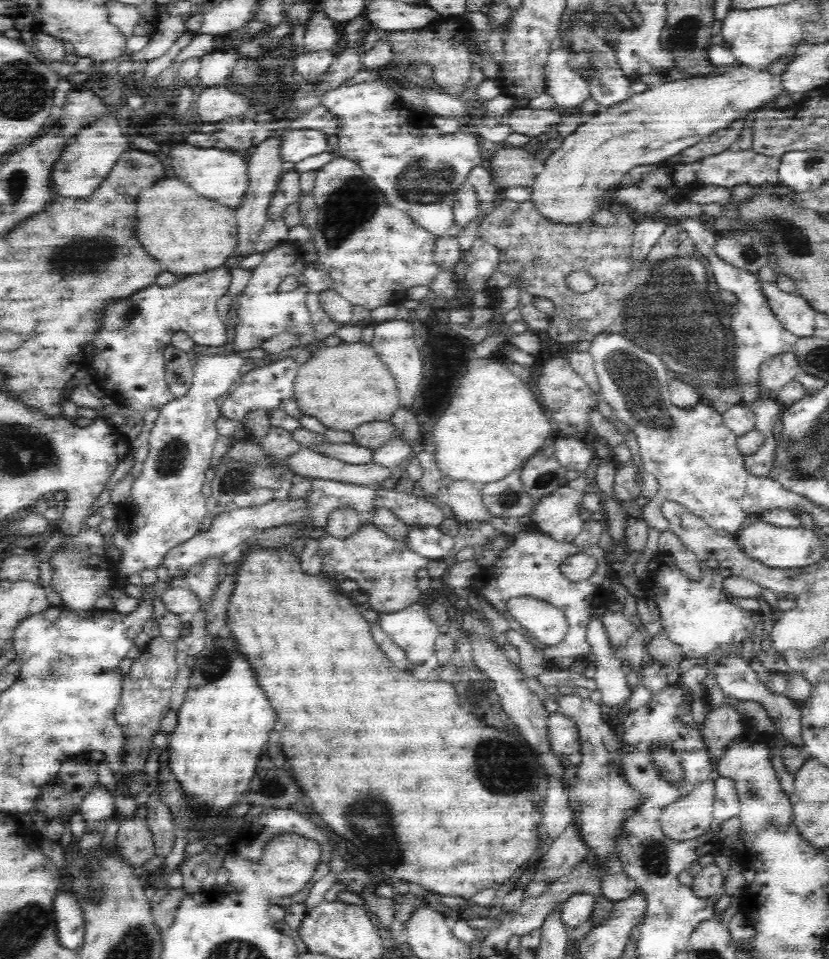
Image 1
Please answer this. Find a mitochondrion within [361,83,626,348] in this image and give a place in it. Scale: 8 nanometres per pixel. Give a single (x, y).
(424, 181)

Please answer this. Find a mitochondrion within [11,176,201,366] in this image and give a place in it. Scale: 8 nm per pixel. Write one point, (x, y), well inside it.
(89, 255)

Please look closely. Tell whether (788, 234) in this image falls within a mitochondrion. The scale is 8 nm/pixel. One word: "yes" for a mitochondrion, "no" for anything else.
yes

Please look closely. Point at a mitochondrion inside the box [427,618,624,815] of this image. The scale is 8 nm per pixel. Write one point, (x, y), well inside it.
(499, 767)

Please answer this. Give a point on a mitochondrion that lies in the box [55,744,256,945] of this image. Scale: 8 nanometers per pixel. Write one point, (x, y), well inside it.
(92, 894)

